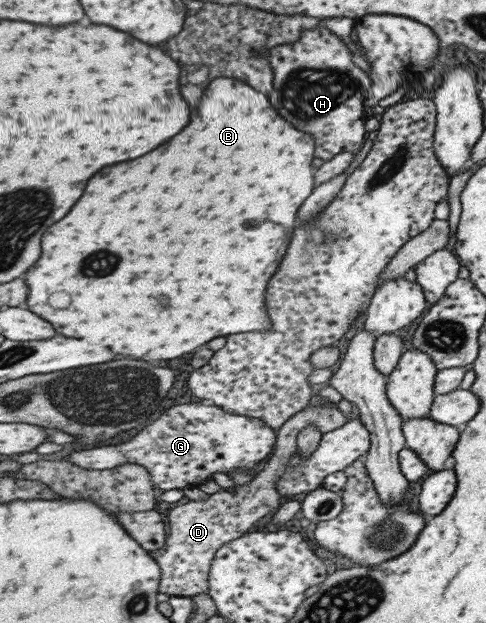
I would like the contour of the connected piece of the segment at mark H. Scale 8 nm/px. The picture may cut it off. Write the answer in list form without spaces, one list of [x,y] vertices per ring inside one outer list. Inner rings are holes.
[[[320,27],[304,30],[294,43],[277,45],[270,49],[269,62],[272,66],[274,89],[268,95],[270,103],[278,109],[280,117],[292,123],[296,129],[314,135],[316,139],[316,157],[328,161],[339,153],[357,153],[369,138],[366,133],[366,101],[365,93],[371,86],[370,76],[358,68],[352,60],[351,48],[338,35]]]

